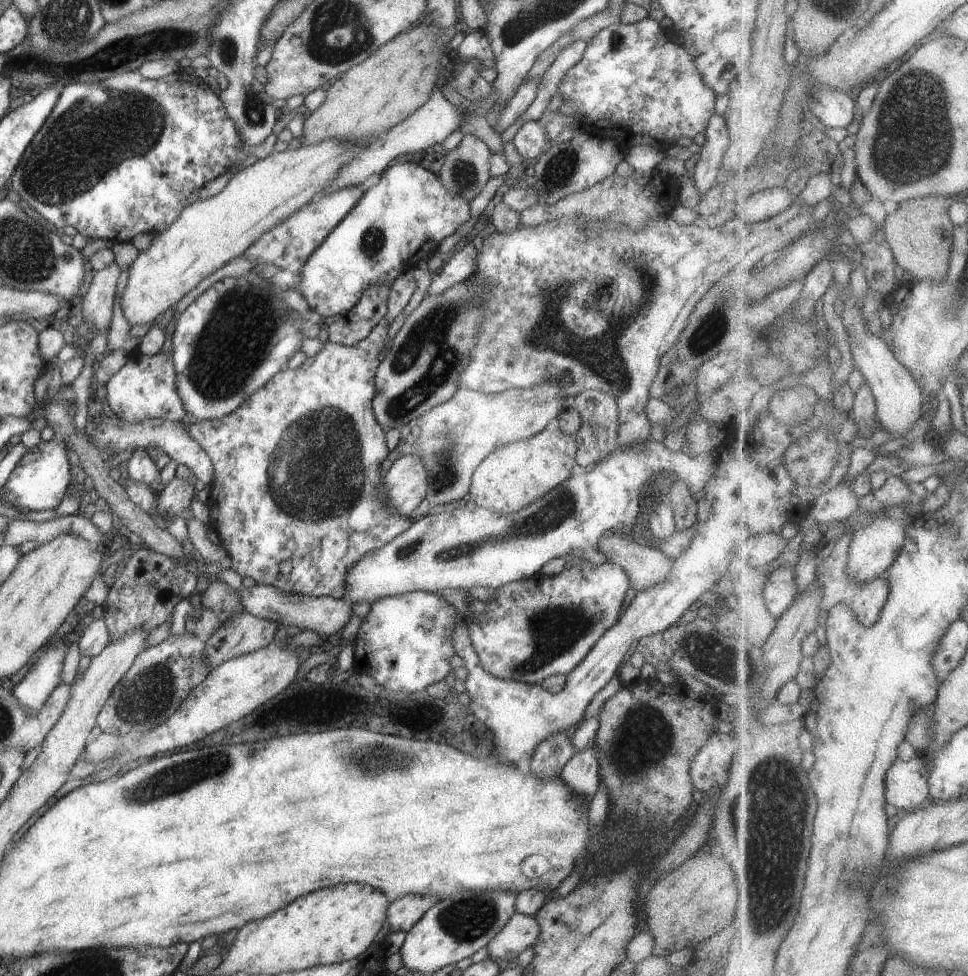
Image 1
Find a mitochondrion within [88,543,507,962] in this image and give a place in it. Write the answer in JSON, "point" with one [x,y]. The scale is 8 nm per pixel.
{"point":[181,776]}

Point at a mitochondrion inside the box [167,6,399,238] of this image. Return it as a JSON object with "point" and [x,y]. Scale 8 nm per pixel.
{"point":[255,110]}

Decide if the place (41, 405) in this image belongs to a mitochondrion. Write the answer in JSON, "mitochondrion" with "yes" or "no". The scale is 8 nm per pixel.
{"mitochondrion":"no"}

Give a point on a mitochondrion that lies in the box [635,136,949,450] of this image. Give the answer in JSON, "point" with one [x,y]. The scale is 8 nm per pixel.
{"point":[713,326]}

